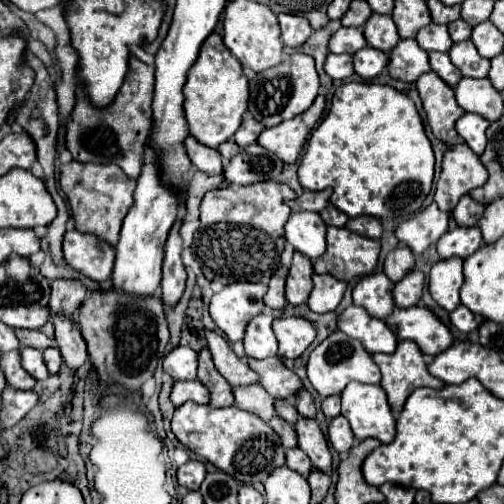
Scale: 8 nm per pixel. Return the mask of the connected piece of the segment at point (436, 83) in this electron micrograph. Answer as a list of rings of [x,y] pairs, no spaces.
[[[434,72],[422,74],[416,86],[432,134],[448,146],[462,144],[462,138],[456,132],[456,120],[464,114],[464,110],[458,106],[454,90],[446,86],[446,82],[442,82],[442,78],[438,78]]]

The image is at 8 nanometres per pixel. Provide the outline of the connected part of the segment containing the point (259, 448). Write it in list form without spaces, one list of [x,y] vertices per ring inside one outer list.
[[[184,402],[174,412],[172,432],[196,456],[228,472],[242,484],[260,486],[262,482],[266,482],[266,478],[274,468],[286,462],[284,448],[278,434],[262,418],[250,412],[244,412],[236,406],[214,408],[210,404]]]

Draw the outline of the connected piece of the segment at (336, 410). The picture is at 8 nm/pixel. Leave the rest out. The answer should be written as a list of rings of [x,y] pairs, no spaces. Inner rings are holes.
[[[328,396],[322,402],[322,412],[326,418],[334,418],[340,414],[340,396]]]

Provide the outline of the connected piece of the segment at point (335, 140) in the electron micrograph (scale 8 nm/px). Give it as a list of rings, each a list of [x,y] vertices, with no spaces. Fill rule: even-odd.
[[[348,82],[332,98],[330,112],[312,132],[298,168],[306,190],[332,188],[332,204],[354,216],[412,216],[428,196],[434,152],[414,102],[392,86]]]

